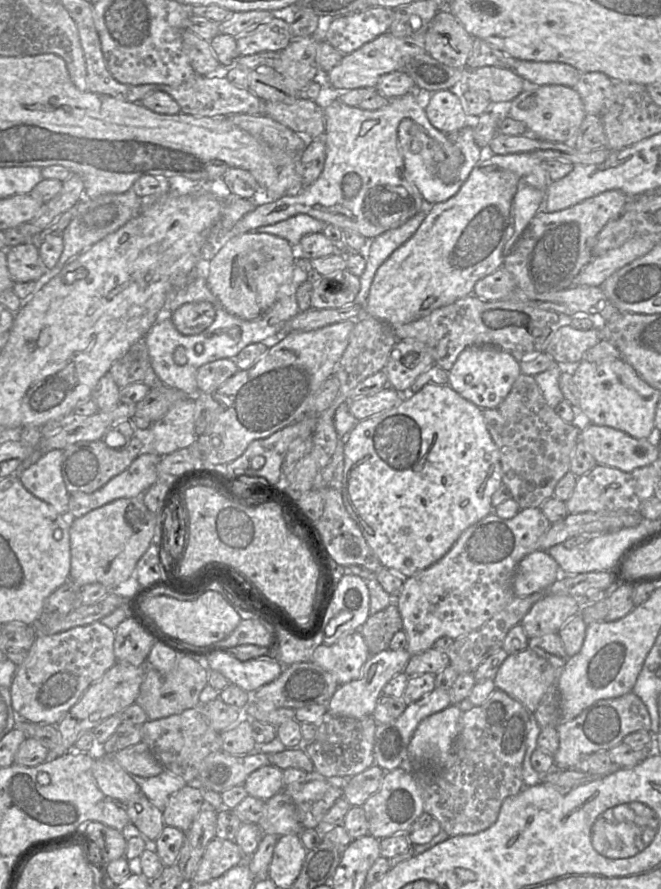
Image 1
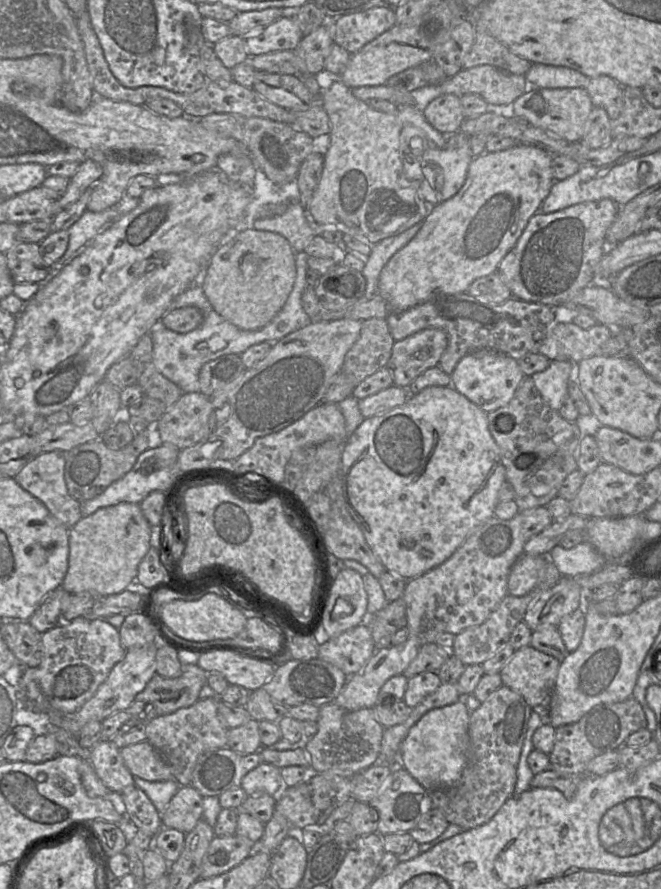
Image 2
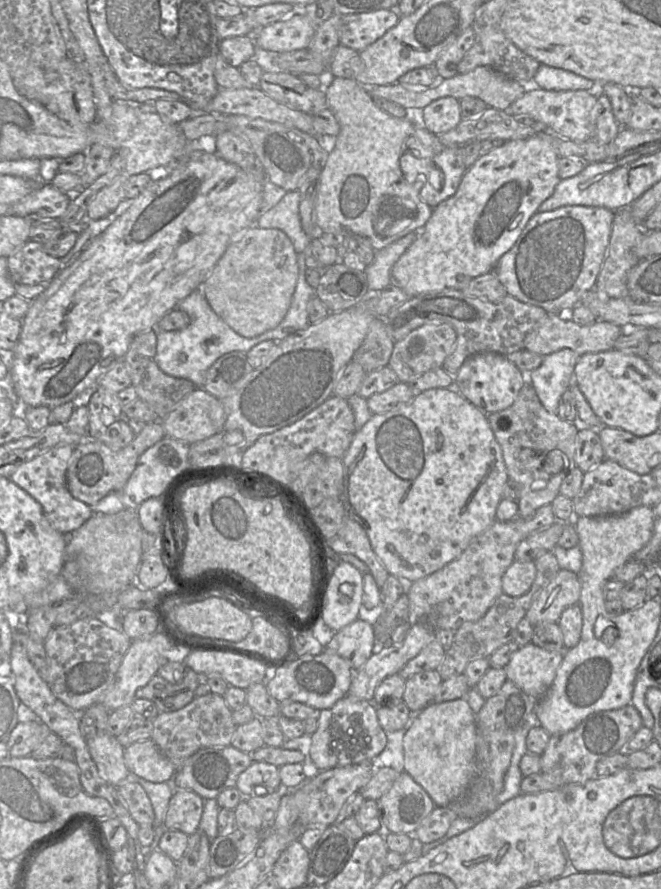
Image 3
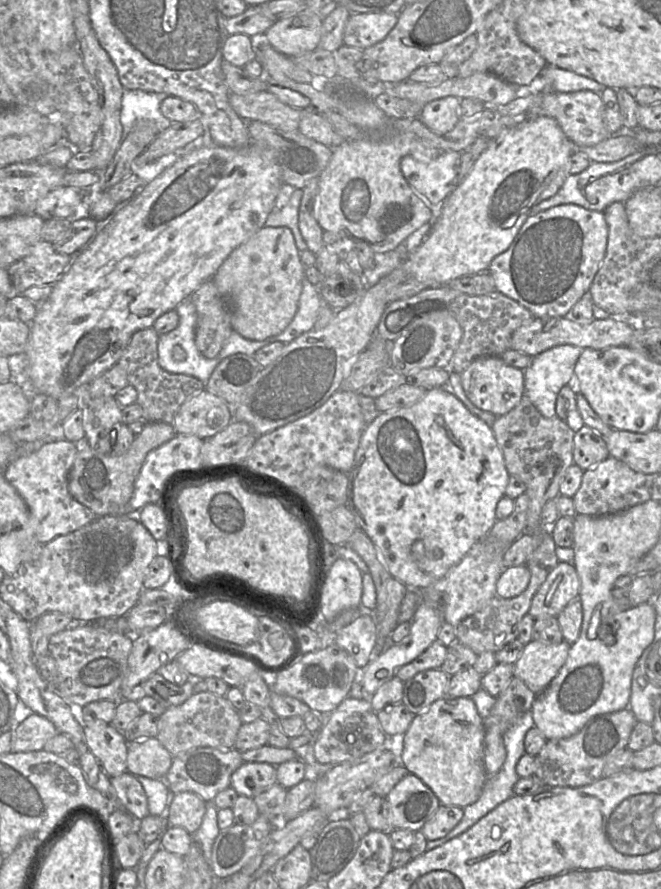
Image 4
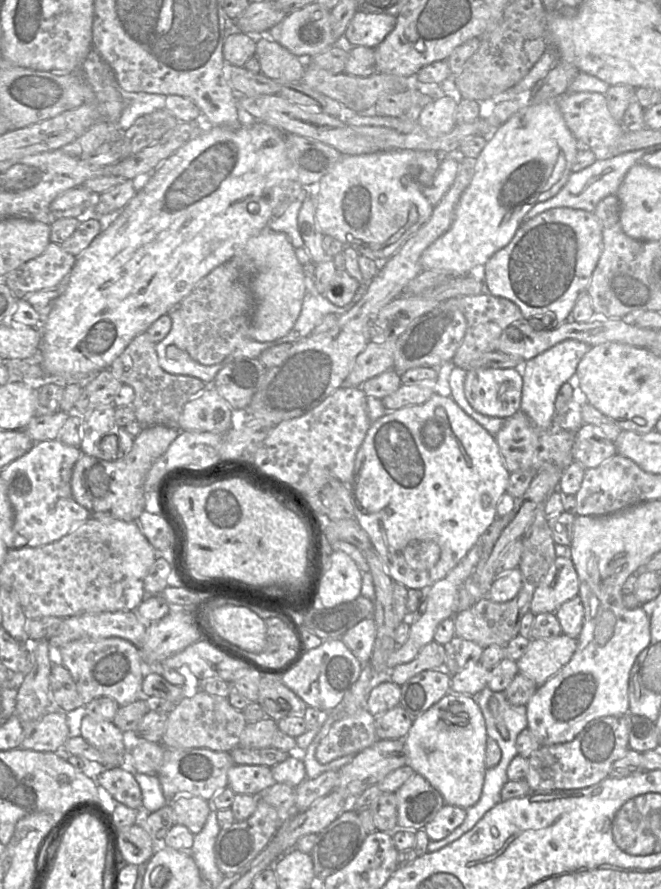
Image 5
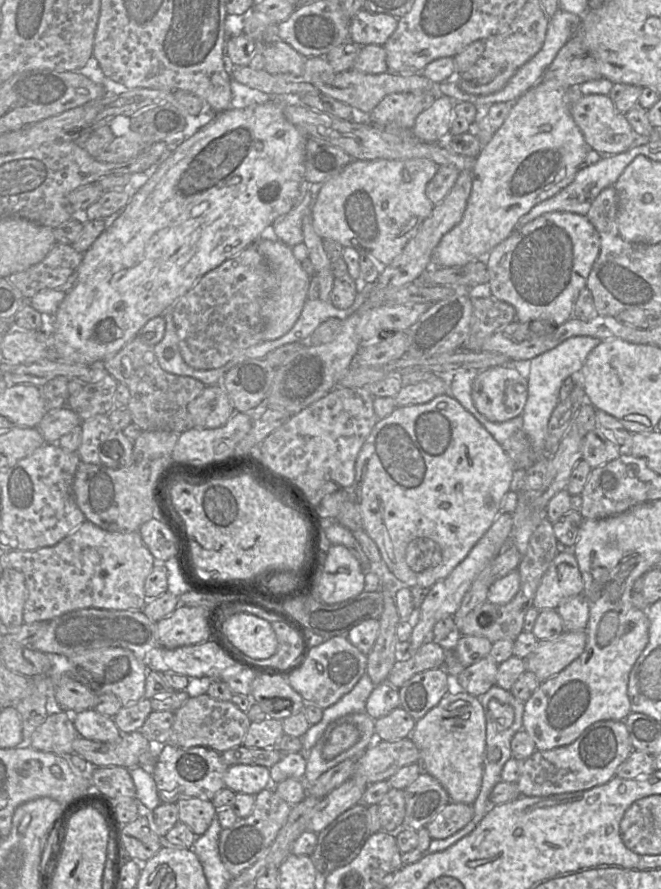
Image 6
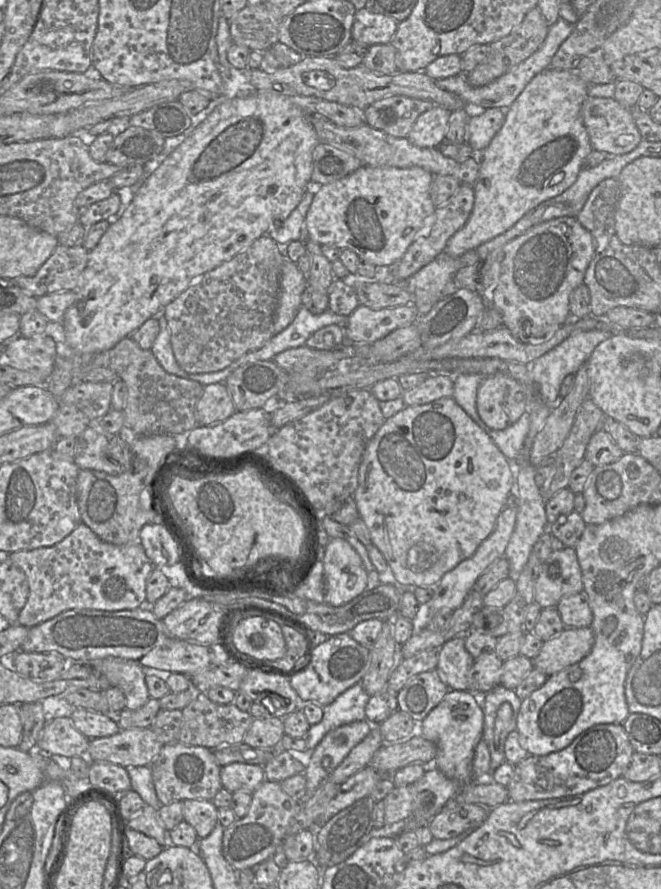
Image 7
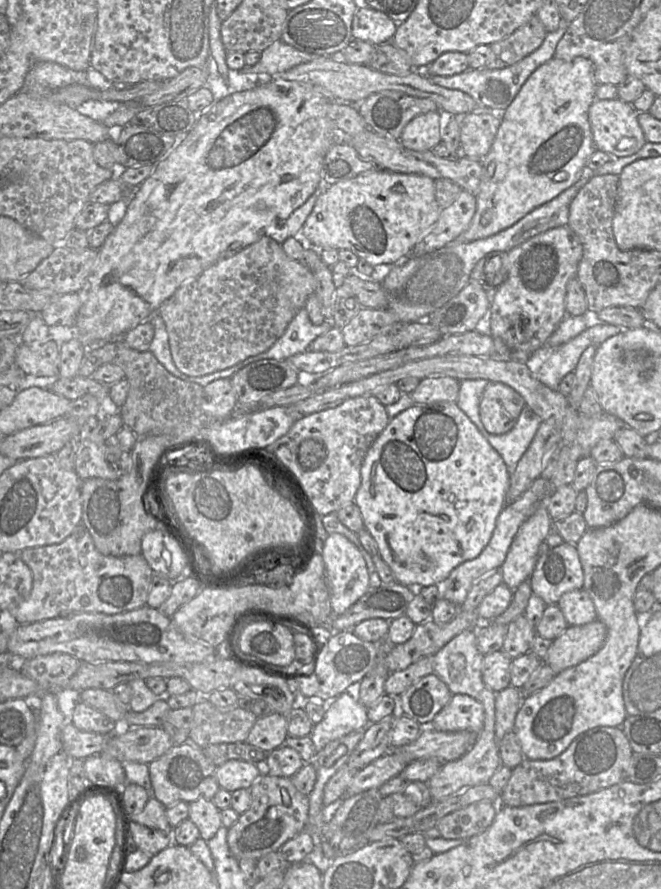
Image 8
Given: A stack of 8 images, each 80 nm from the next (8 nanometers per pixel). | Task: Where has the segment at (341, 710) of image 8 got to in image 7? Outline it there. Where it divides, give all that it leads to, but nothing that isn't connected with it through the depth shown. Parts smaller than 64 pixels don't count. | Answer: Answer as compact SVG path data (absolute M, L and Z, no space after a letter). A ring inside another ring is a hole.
M359 682L338 695L333 702L323 706L321 721L310 725L305 736L308 751L313 751L329 731L355 721L365 720L365 708L369 698Z

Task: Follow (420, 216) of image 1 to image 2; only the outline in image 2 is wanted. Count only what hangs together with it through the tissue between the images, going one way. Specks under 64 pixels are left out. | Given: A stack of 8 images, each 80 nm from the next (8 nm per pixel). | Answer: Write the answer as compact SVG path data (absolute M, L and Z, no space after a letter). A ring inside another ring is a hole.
M419 222L400 234L385 238L372 245L370 254L365 258L365 267L361 271L366 279L364 299L371 299L378 293L378 281L383 267L396 252L416 236L421 227L422 222Z

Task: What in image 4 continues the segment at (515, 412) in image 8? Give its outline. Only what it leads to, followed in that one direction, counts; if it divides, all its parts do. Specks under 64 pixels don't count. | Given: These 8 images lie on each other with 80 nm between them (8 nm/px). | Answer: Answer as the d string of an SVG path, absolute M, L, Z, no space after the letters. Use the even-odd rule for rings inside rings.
M500 356L477 358L461 373L465 395L477 408L496 417L512 410L524 395L524 371L507 365Z

